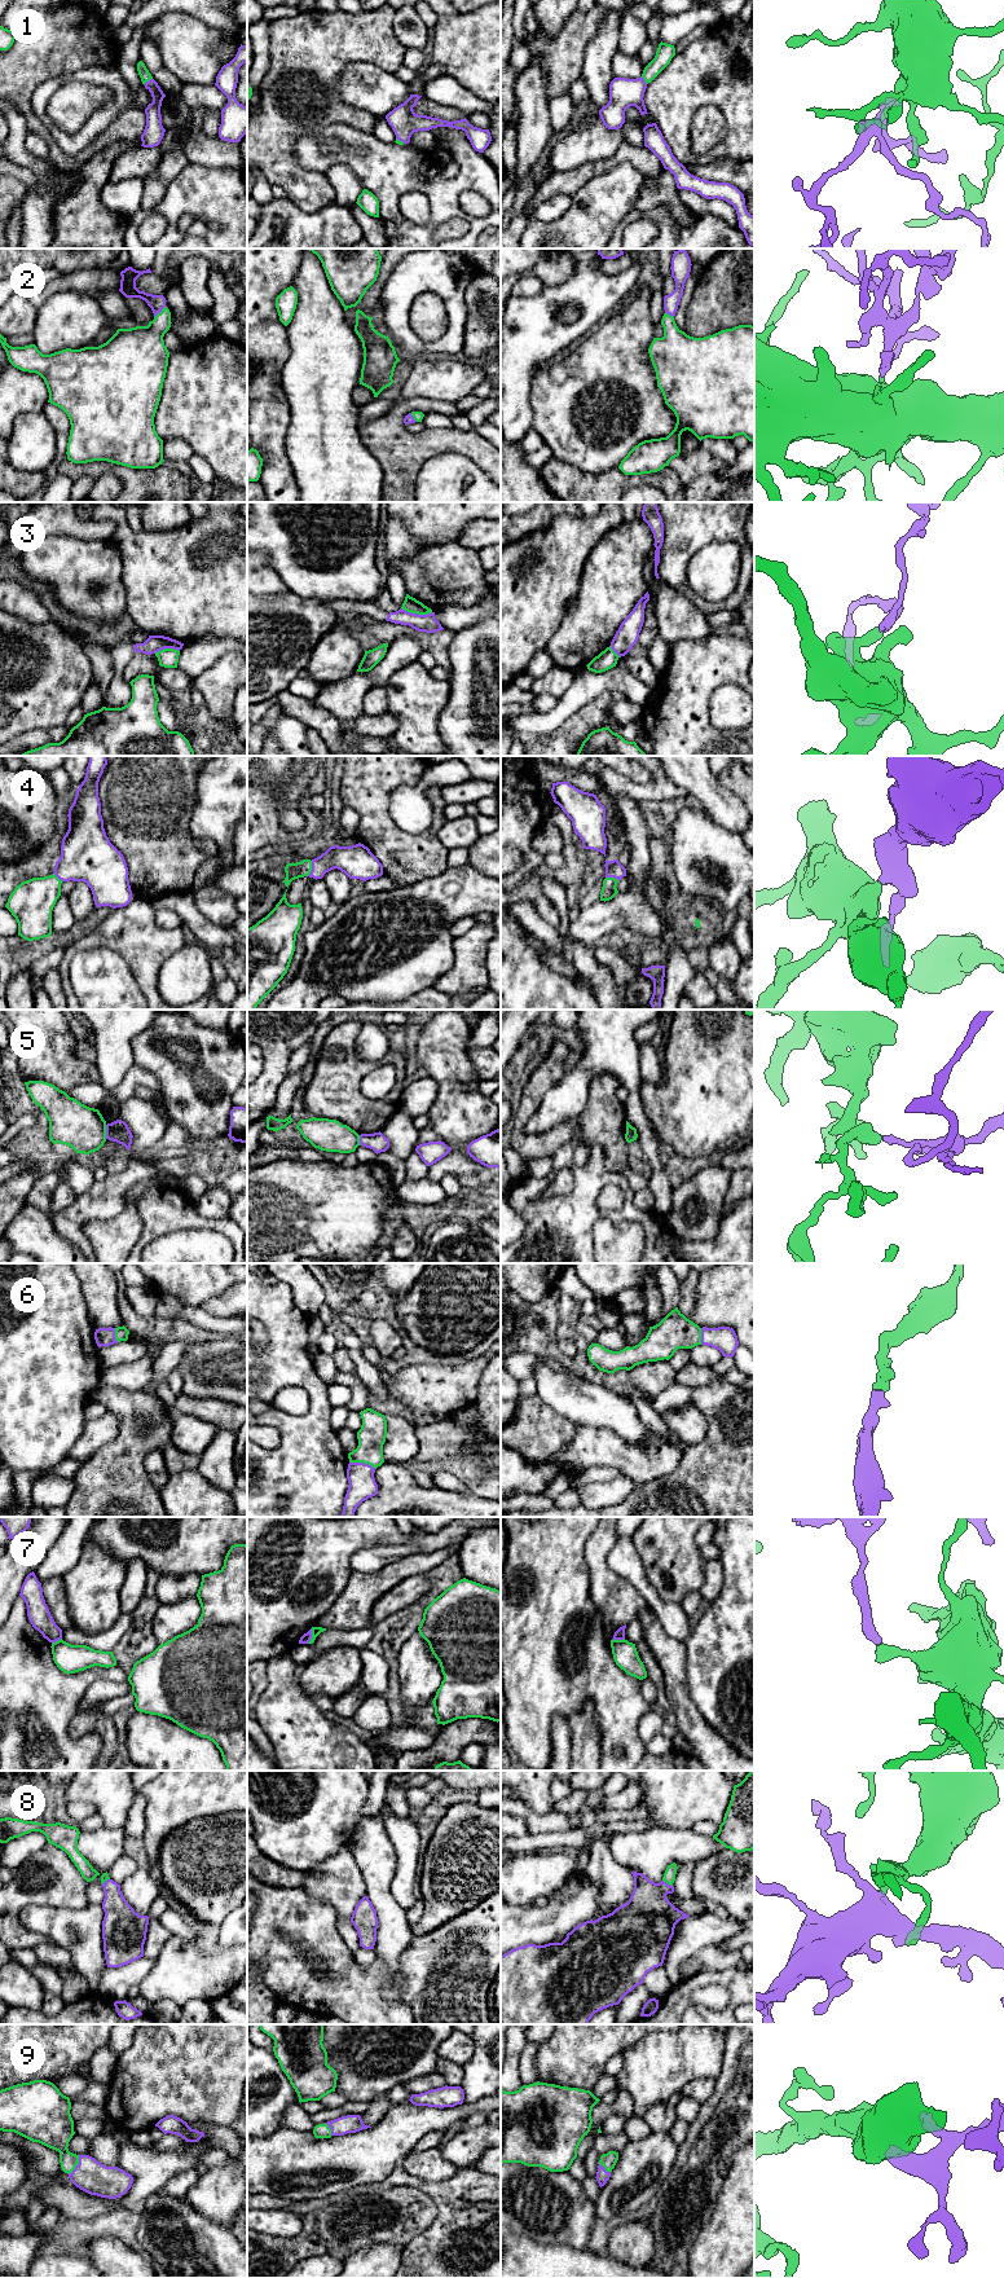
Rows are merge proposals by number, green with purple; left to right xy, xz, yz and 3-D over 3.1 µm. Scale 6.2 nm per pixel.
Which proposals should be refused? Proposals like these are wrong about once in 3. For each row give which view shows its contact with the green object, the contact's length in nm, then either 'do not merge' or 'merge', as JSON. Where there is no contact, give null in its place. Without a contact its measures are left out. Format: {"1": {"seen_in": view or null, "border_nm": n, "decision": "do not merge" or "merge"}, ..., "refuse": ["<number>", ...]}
{"1": {"seen_in": "xy", "border_nm": 70, "decision": "merge"}, "2": {"seen_in": "xy", "border_nm": 100, "decision": "merge"}, "3": {"seen_in": "xz", "border_nm": 190, "decision": "do not merge"}, "4": {"seen_in": "xz", "border_nm": 100, "decision": "merge"}, "5": {"seen_in": "xy", "border_nm": 90, "decision": "do not merge"}, "6": {"seen_in": "xz", "border_nm": 180, "decision": "merge"}, "7": {"seen_in": "xz", "border_nm": 100, "decision": "do not merge"}, "8": {"seen_in": "yz", "border_nm": 80, "decision": "merge"}, "9": {"seen_in": "xy", "border_nm": 140, "decision": "merge"}, "refuse": ["3", "5", "7"]}

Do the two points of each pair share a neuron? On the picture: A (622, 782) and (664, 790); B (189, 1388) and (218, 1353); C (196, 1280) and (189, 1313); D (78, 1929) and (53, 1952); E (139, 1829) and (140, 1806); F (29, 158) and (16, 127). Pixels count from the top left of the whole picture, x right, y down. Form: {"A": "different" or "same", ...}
{"A": "same", "B": "same", "C": "different", "D": "different", "E": "same", "F": "same"}

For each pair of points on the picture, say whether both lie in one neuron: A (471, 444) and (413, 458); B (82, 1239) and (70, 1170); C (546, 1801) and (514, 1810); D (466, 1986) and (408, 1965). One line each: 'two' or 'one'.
A: one
B: two
C: two
D: one

